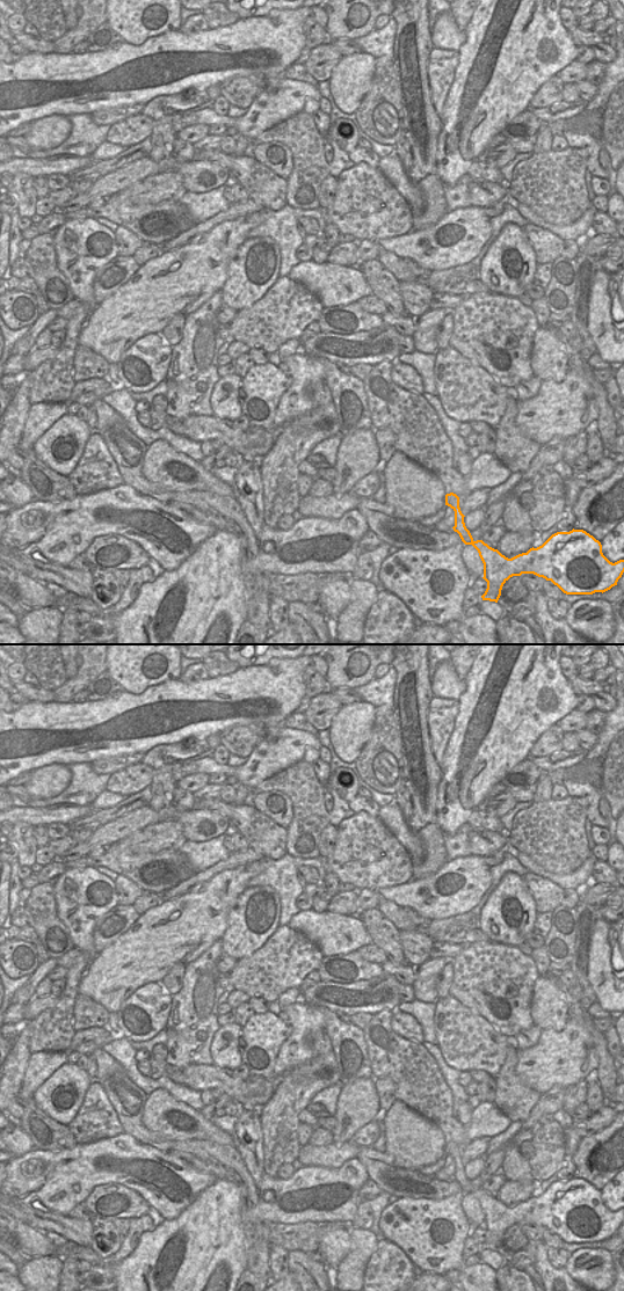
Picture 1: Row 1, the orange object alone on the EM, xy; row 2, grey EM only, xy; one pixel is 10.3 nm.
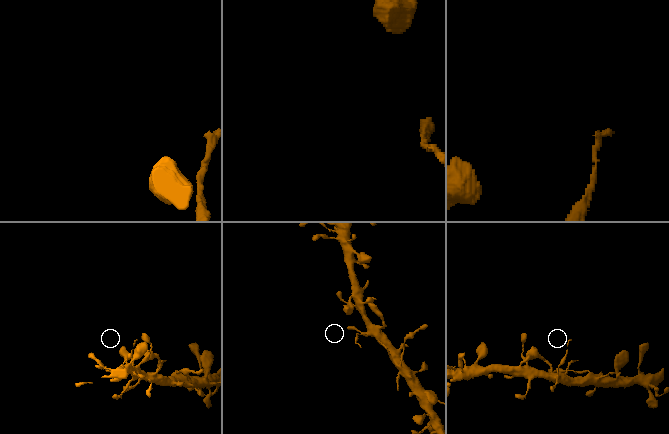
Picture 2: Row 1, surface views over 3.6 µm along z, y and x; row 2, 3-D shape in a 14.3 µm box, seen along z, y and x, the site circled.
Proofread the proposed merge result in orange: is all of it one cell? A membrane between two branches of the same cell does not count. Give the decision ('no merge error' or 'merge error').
merge error

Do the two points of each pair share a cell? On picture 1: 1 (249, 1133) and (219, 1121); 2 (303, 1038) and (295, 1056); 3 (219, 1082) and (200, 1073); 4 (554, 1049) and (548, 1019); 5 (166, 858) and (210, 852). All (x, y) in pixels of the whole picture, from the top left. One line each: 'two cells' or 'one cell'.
1: two cells
2: one cell
3: one cell
4: two cells
5: two cells

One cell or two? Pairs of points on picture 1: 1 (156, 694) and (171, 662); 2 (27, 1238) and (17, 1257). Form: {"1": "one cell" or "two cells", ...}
{"1": "two cells", "2": "two cells"}

